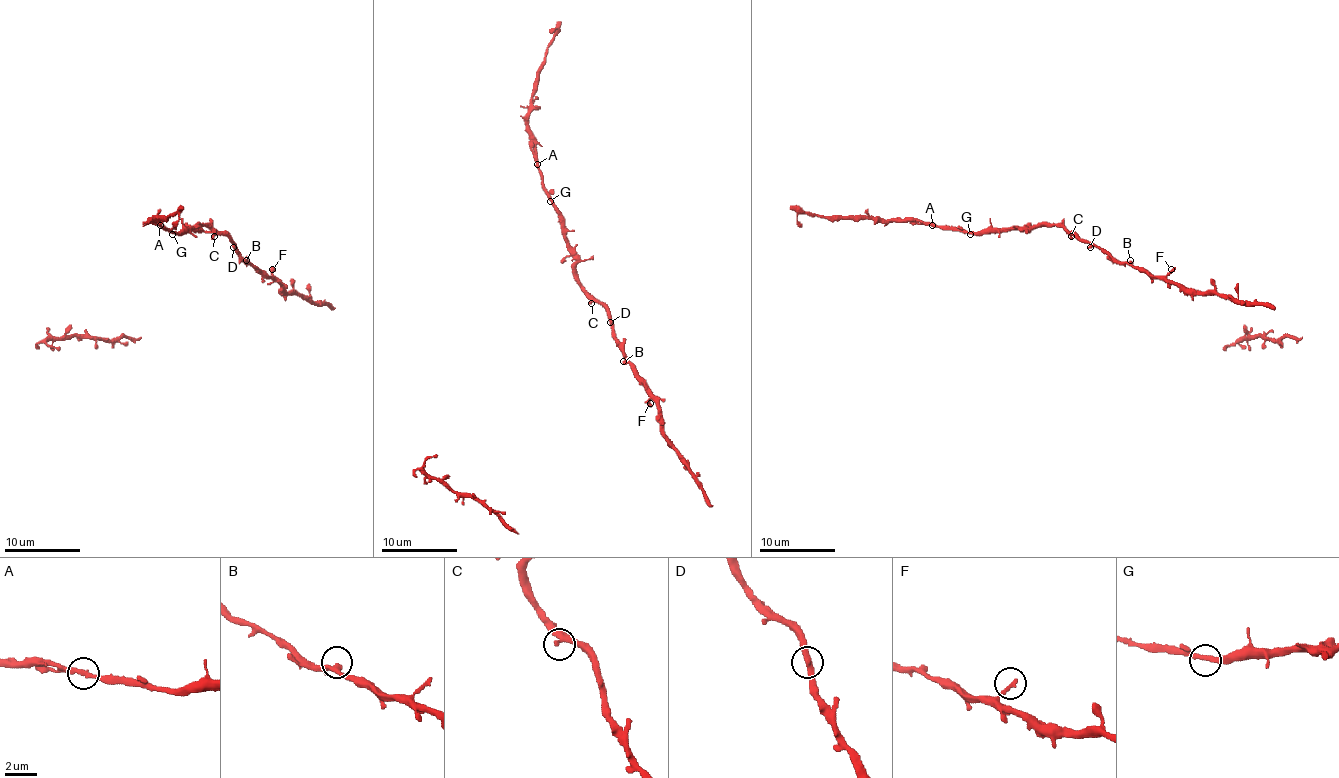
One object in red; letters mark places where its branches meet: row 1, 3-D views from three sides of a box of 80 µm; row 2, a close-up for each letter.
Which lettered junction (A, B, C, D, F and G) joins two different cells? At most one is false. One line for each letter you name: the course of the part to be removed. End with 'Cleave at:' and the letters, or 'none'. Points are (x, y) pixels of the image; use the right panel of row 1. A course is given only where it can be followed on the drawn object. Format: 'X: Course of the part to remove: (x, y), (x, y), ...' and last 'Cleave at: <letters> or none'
Cleave at: none

